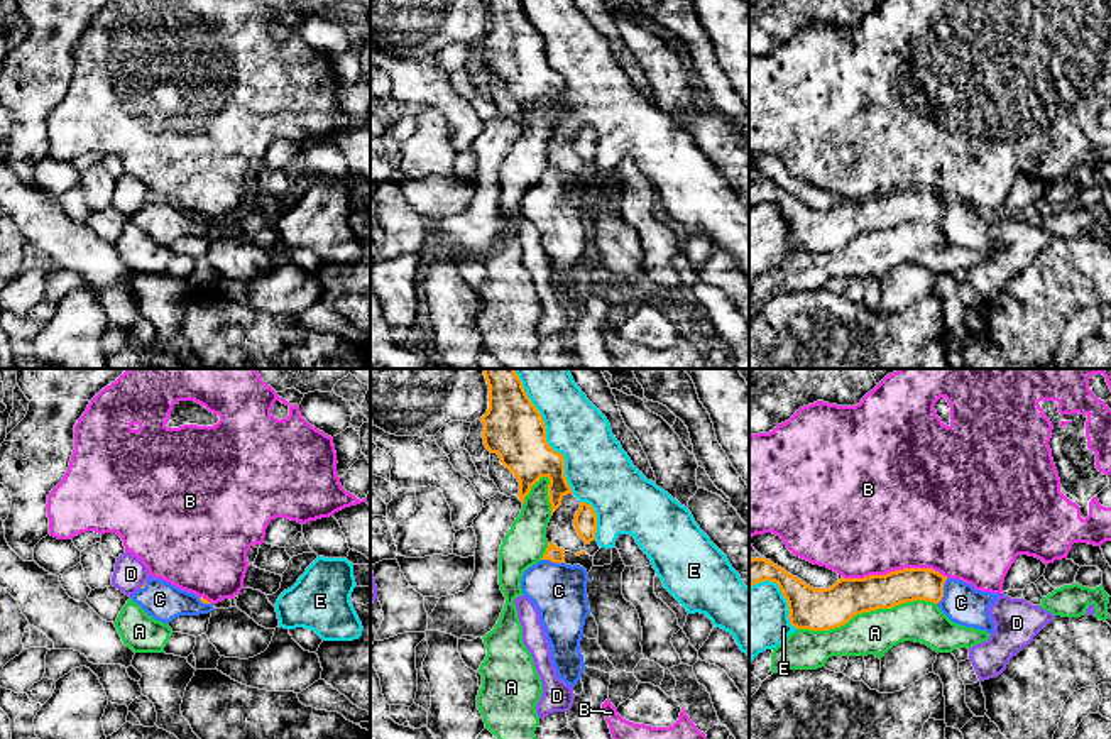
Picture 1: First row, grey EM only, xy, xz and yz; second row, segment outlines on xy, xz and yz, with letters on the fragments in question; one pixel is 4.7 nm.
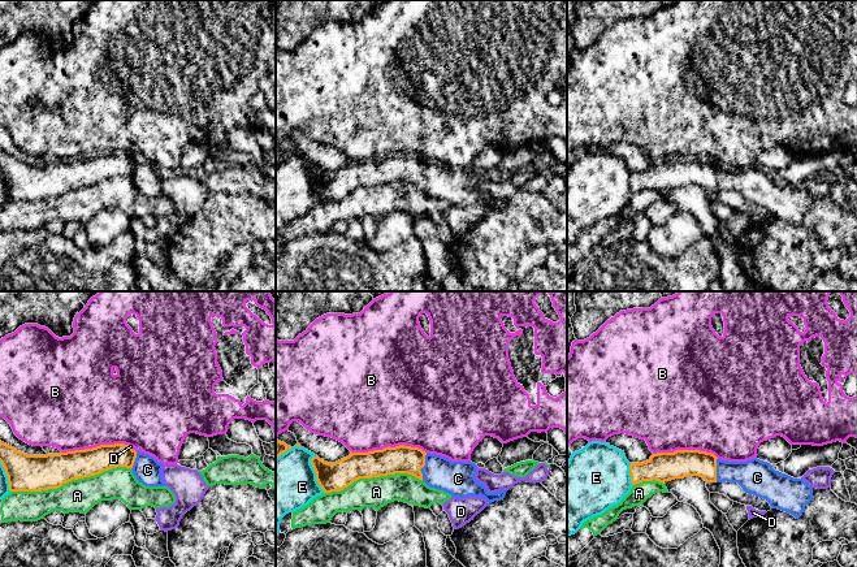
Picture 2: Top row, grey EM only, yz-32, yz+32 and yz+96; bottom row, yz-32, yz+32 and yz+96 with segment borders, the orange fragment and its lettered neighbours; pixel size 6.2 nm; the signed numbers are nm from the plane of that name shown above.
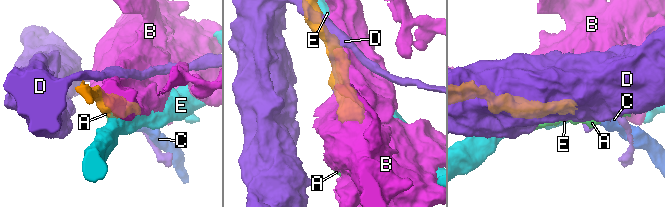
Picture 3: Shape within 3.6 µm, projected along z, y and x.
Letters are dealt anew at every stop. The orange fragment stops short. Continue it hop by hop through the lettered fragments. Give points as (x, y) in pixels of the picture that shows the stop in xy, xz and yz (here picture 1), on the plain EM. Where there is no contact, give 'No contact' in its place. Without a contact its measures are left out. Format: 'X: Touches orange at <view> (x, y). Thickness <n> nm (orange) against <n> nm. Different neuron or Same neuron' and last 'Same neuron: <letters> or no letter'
A: Touches orange at yz (866, 232). Thickness 200 nm (orange) against 200 nm. Different neuron
B: Touches orange at yz (897, 191). Thickness 180 nm (orange) against 500 nm. Different neuron
C: Touches orange at yz (942, 213). Thickness 160 nm (orange) against 190 nm. Same neuron
D: Touches orange at xy (144, 205). Thickness 20 nm (orange) against 160 nm. Different neuron
E: Touches orange at xz (545, 58). Thickness 280 nm (orange) against 280 nm. Different neuron
Same neuron: C

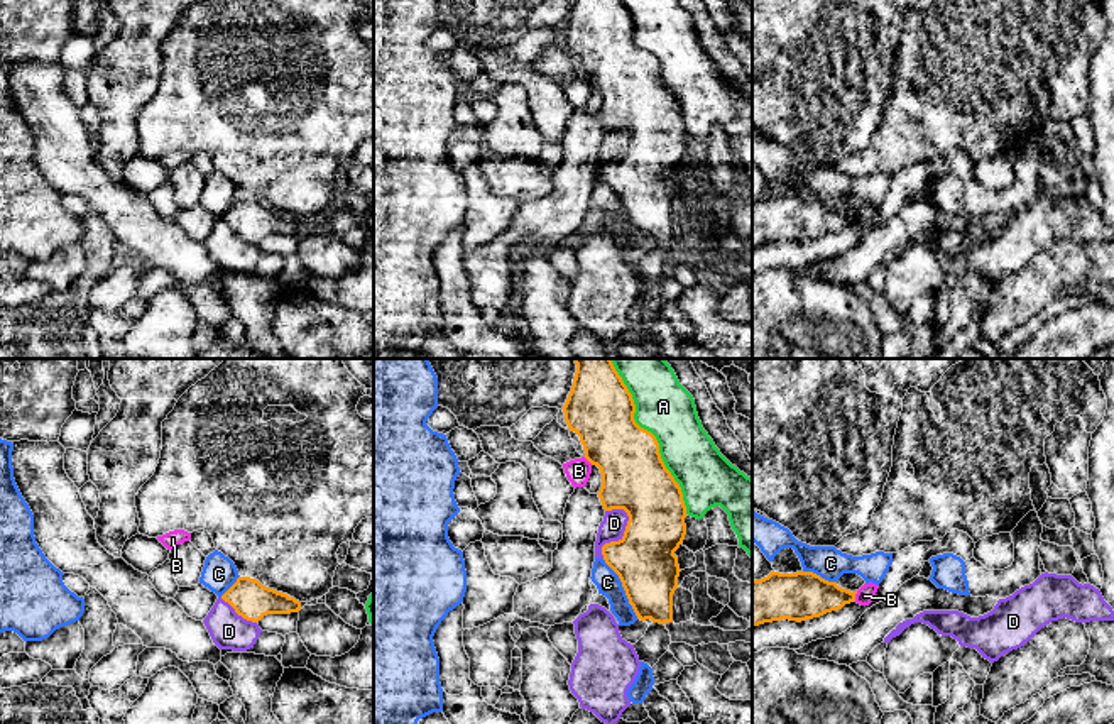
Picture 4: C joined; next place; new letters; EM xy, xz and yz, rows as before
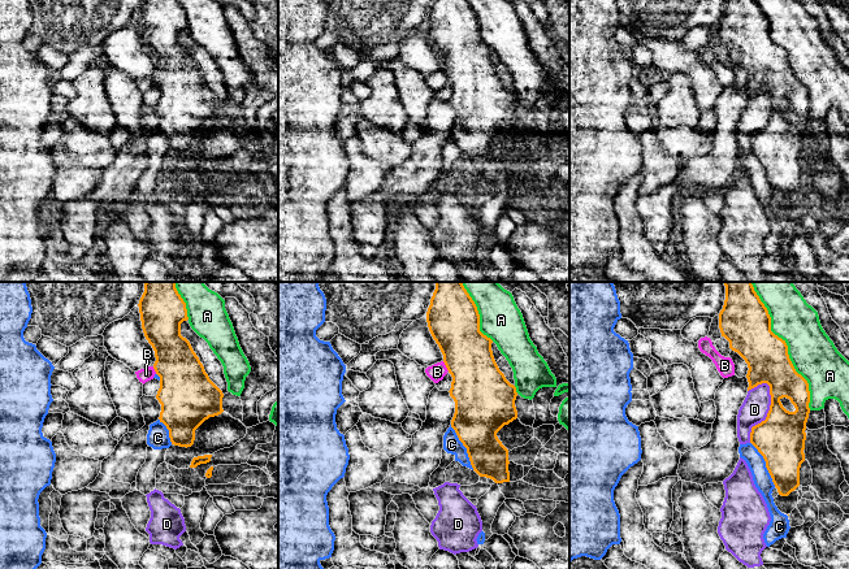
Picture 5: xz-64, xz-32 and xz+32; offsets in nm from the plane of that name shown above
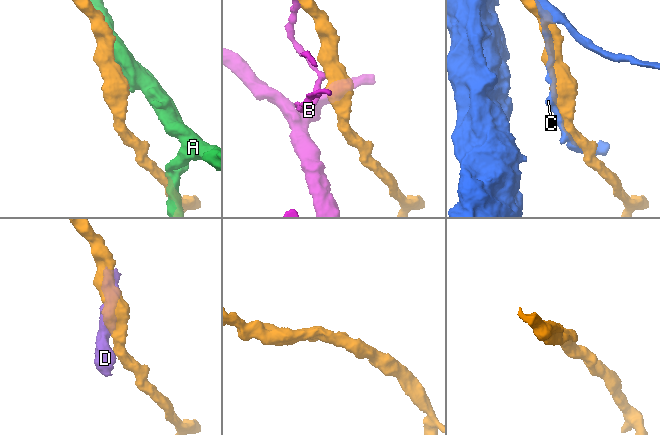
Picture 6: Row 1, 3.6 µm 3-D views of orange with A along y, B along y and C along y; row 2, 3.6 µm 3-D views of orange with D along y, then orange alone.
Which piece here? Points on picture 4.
A: Touches orange at xz (658, 66). Thickness 320 nm (orange) against 280 nm. Different neuron
B: Touches orange at yz (854, 217). Thickness 220 nm (orange) against 80 nm. Different neuron
C: Touches orange at xz (624, 210). Thickness 300 nm (orange) against 120 nm. Different neuron
D: Touches orange at xz (619, 161). Thickness 300 nm (orange) against 120 nm. Different neuron
Same neuron: no letter

